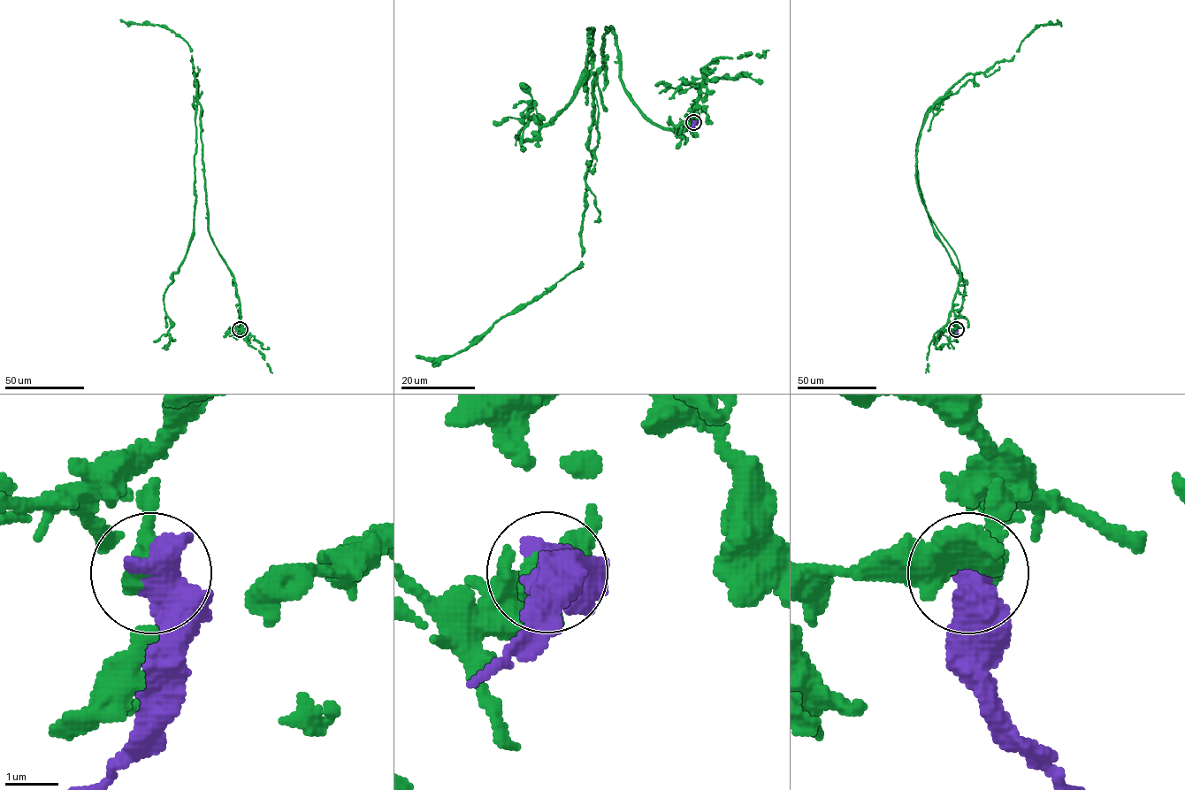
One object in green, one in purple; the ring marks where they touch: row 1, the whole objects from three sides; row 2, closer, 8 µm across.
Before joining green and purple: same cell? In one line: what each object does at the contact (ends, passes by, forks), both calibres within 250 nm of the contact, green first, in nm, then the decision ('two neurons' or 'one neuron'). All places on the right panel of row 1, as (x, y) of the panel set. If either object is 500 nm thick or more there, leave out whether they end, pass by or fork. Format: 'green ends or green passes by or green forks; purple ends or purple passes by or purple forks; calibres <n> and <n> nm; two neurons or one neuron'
calibres 500 and 800 nm; one neuron

